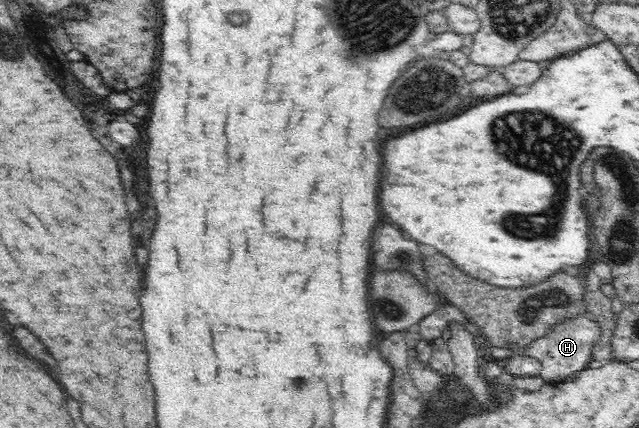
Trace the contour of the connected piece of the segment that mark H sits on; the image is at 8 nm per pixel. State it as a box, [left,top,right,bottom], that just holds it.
[526,315,600,386]

